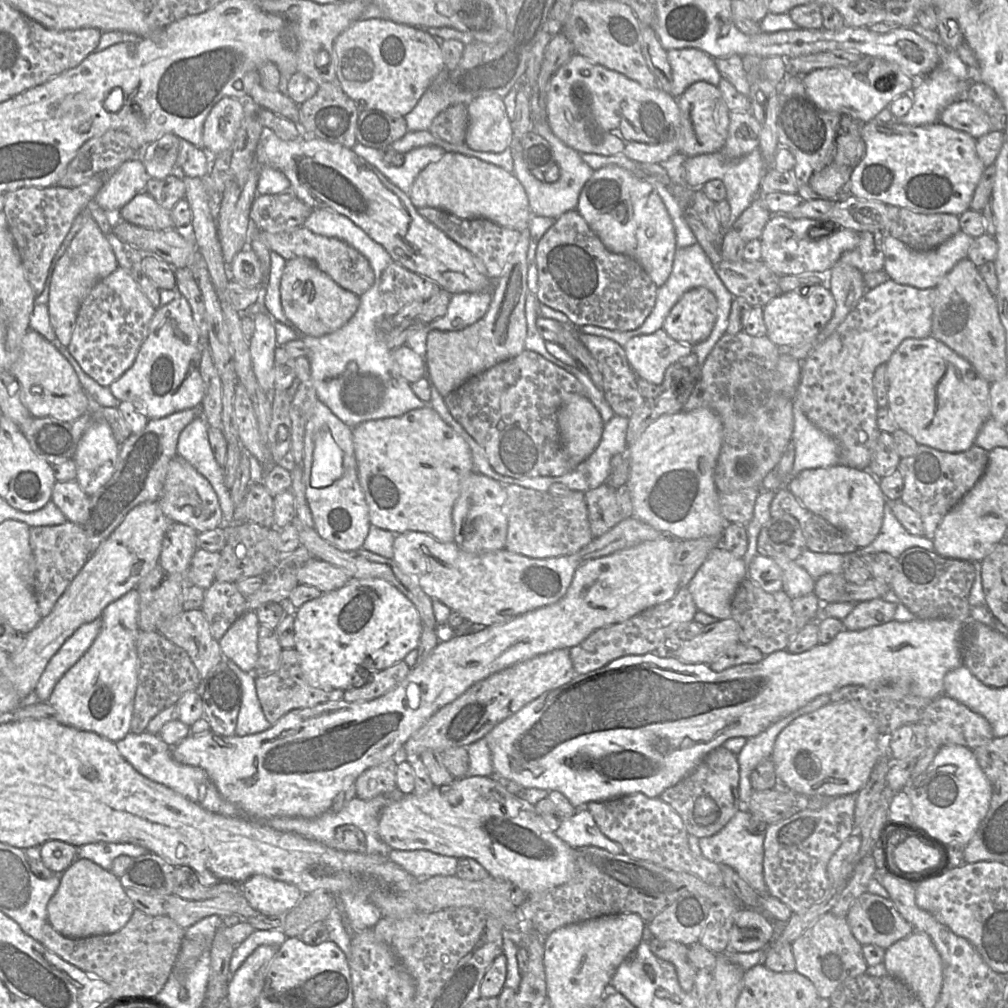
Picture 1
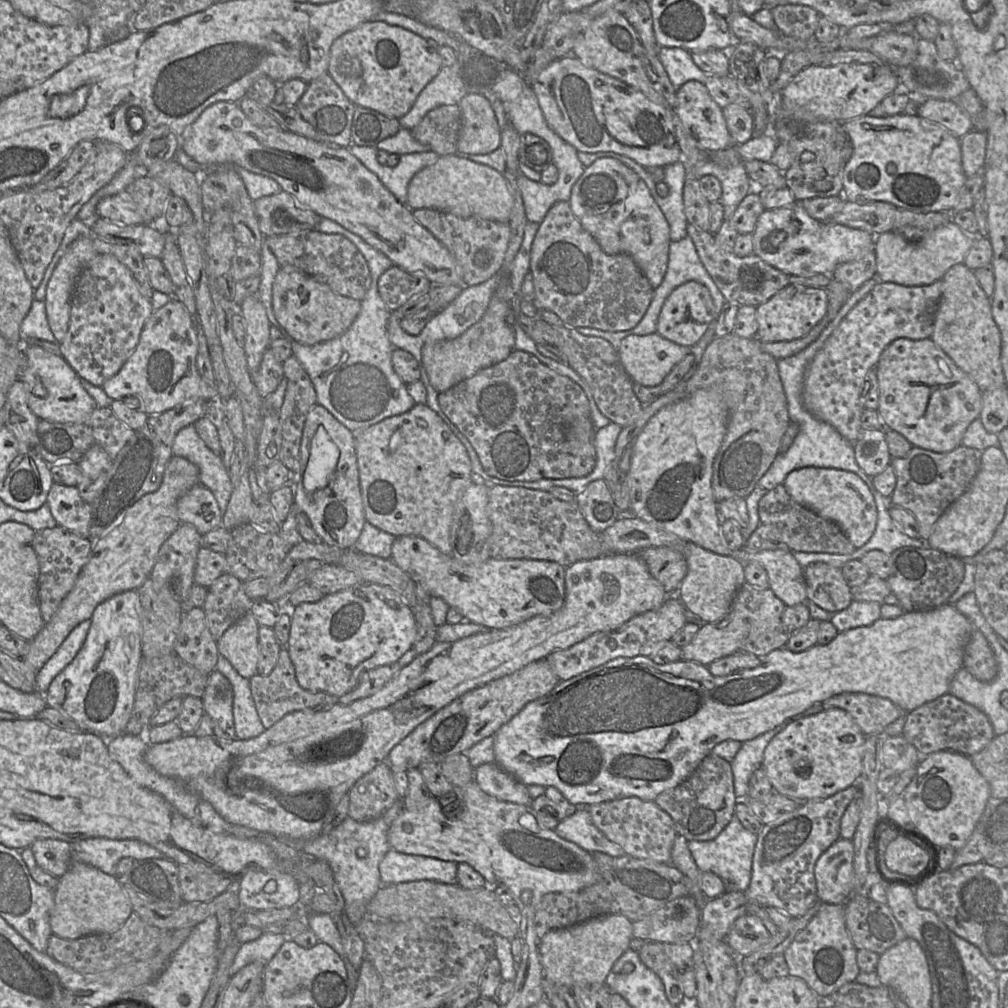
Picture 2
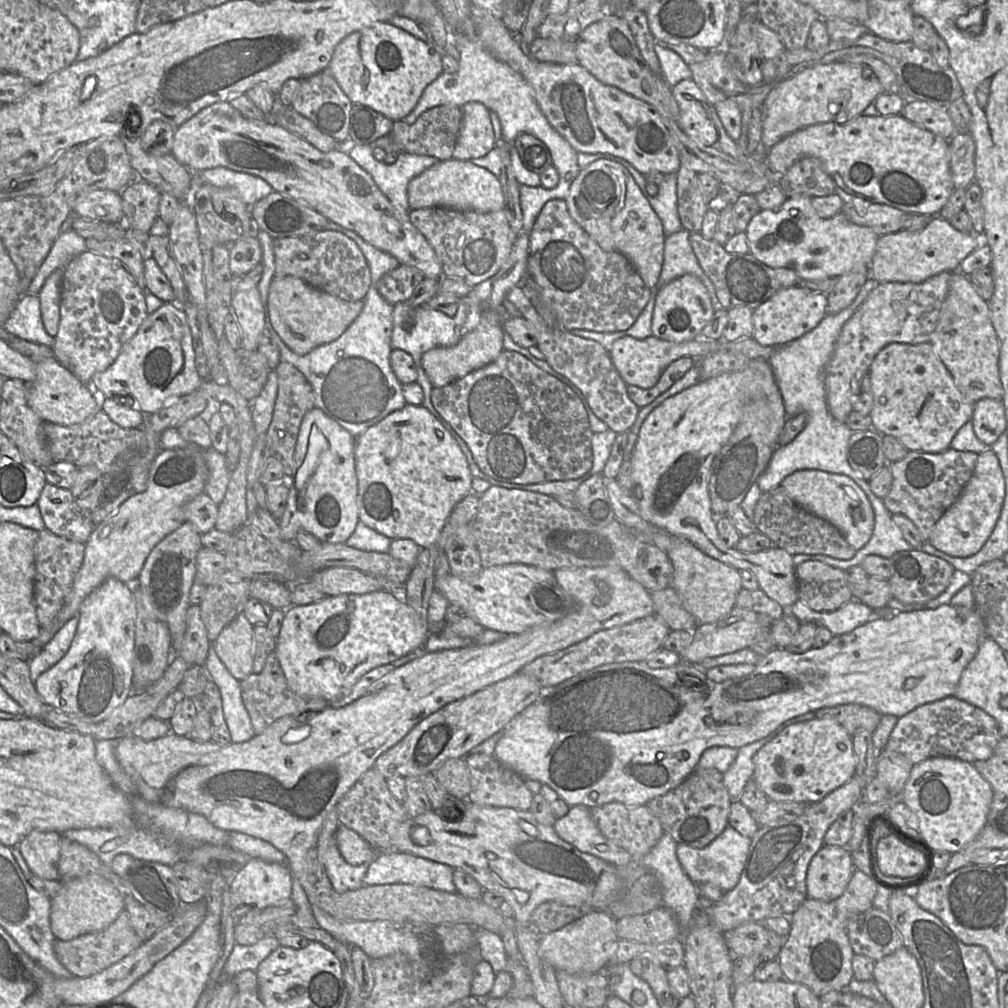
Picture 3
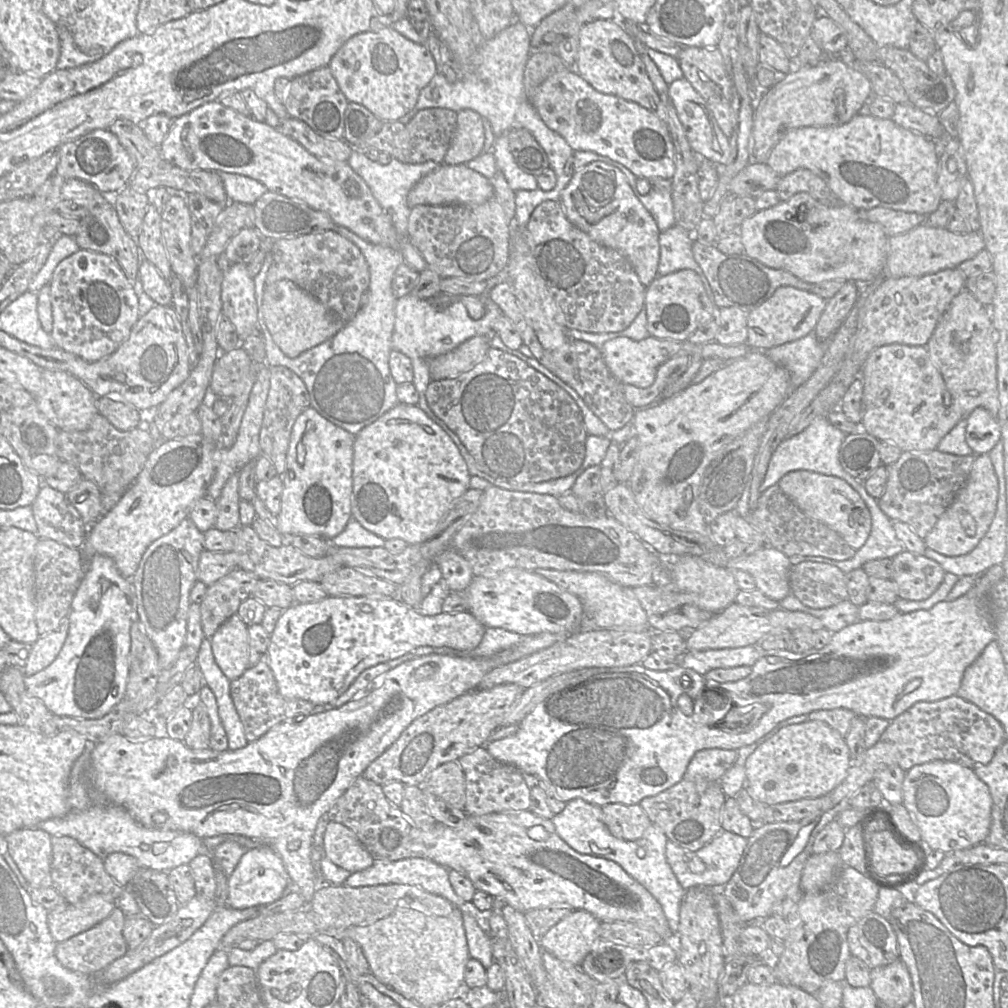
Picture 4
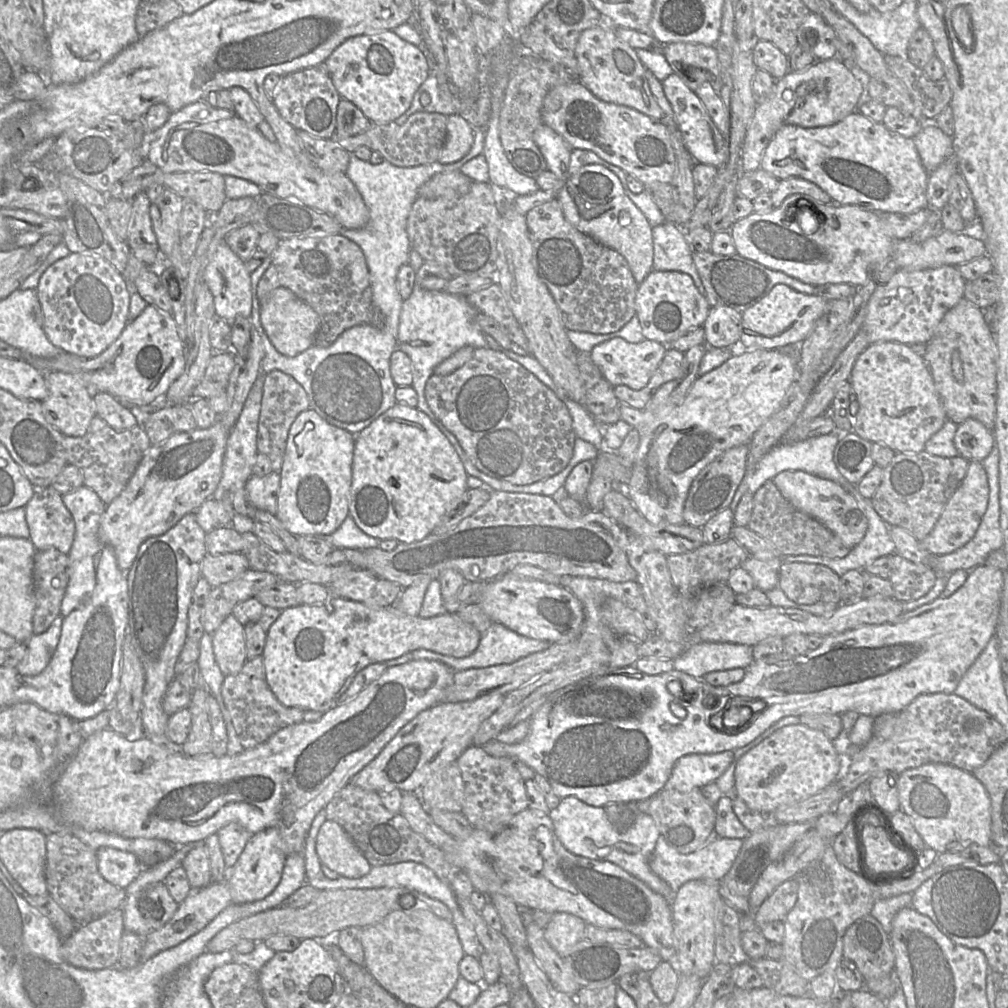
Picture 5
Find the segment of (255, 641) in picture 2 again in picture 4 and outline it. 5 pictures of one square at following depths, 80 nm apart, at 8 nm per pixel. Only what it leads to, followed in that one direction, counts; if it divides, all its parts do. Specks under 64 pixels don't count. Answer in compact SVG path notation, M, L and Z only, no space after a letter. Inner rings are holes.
M231 616L211 638L216 663L229 680L239 678L249 665L248 626L240 616Z

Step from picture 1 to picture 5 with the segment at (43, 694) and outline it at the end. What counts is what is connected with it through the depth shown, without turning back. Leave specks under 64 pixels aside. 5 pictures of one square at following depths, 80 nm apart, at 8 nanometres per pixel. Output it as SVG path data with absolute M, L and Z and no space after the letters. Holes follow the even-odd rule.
M62 617L54 619L43 633L33 634L26 642L27 654L17 666L17 671L25 676L40 674L50 663L58 646L62 631Z

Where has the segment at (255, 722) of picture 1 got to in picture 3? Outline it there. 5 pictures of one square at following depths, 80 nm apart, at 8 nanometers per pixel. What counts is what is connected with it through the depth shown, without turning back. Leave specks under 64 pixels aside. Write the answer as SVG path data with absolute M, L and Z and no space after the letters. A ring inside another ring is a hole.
M210 644L204 667L208 677L219 688L222 707L231 742L242 743L255 736L252 722L241 696L241 684L218 657L214 644Z

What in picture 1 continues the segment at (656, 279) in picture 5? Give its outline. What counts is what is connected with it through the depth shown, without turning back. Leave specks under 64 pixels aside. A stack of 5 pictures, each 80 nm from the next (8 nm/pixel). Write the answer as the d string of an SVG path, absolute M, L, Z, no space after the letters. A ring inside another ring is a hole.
M707 288L686 291L667 315L662 329L674 340L695 346L706 340L717 316L717 300Z

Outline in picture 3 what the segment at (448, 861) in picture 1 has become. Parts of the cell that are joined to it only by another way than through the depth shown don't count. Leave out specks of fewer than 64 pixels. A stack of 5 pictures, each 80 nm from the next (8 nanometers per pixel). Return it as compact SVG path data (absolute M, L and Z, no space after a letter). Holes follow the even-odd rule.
M398 850L378 853L371 862L363 885L411 884L455 893L454 868Z

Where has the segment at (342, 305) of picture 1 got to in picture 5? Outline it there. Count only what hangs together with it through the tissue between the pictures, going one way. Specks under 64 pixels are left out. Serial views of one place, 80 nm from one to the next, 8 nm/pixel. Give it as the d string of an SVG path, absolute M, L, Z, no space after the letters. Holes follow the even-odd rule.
M278 287L261 300L260 305L261 324L279 353L294 357L314 345L320 317L310 305L298 298L291 290Z

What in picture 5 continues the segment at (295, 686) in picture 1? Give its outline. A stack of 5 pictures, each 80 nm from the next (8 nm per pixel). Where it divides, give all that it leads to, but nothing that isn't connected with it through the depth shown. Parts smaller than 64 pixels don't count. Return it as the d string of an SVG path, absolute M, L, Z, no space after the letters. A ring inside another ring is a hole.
M262 655L247 660L239 673L225 676L221 696L244 750L267 741L284 727L303 721L304 710L284 706L270 689Z

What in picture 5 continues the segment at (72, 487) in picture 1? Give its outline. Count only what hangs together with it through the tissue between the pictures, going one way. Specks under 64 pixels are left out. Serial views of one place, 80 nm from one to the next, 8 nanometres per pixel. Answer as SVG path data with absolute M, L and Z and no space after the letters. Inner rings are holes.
M51 486L38 489L25 506L30 540L35 549L55 548L70 552L75 537L75 522L62 496Z

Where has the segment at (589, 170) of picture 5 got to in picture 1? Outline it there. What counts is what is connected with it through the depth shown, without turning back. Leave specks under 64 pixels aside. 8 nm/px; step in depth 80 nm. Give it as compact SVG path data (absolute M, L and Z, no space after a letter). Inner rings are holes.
M617 165L595 170L583 186L575 209L608 251L633 258L660 287L670 276L676 251L673 223L656 189Z

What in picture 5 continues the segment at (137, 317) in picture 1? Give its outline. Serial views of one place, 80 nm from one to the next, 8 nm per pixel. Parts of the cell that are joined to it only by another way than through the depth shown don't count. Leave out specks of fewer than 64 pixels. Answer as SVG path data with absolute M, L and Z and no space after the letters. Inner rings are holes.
M71 253L52 264L36 288L44 314L43 330L65 352L92 358L106 350L129 322L131 294L122 274L101 256Z

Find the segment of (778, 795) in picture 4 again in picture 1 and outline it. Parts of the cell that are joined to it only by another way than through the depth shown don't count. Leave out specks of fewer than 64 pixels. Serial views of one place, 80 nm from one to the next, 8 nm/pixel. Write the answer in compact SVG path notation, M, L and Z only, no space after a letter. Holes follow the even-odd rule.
M829 703L790 723L777 736L770 759L781 785L807 796L856 795L881 760L881 739L870 714L856 703Z

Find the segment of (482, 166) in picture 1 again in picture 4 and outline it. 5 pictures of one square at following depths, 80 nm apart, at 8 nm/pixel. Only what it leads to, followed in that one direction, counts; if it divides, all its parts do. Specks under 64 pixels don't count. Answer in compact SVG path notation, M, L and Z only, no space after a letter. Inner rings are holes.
M441 164L441 166L422 177L409 191L407 195L407 204L410 208L417 205L450 205L450 204L482 204L494 197L494 188L489 179L481 175L480 173L470 169L466 164L459 165L447 165Z

